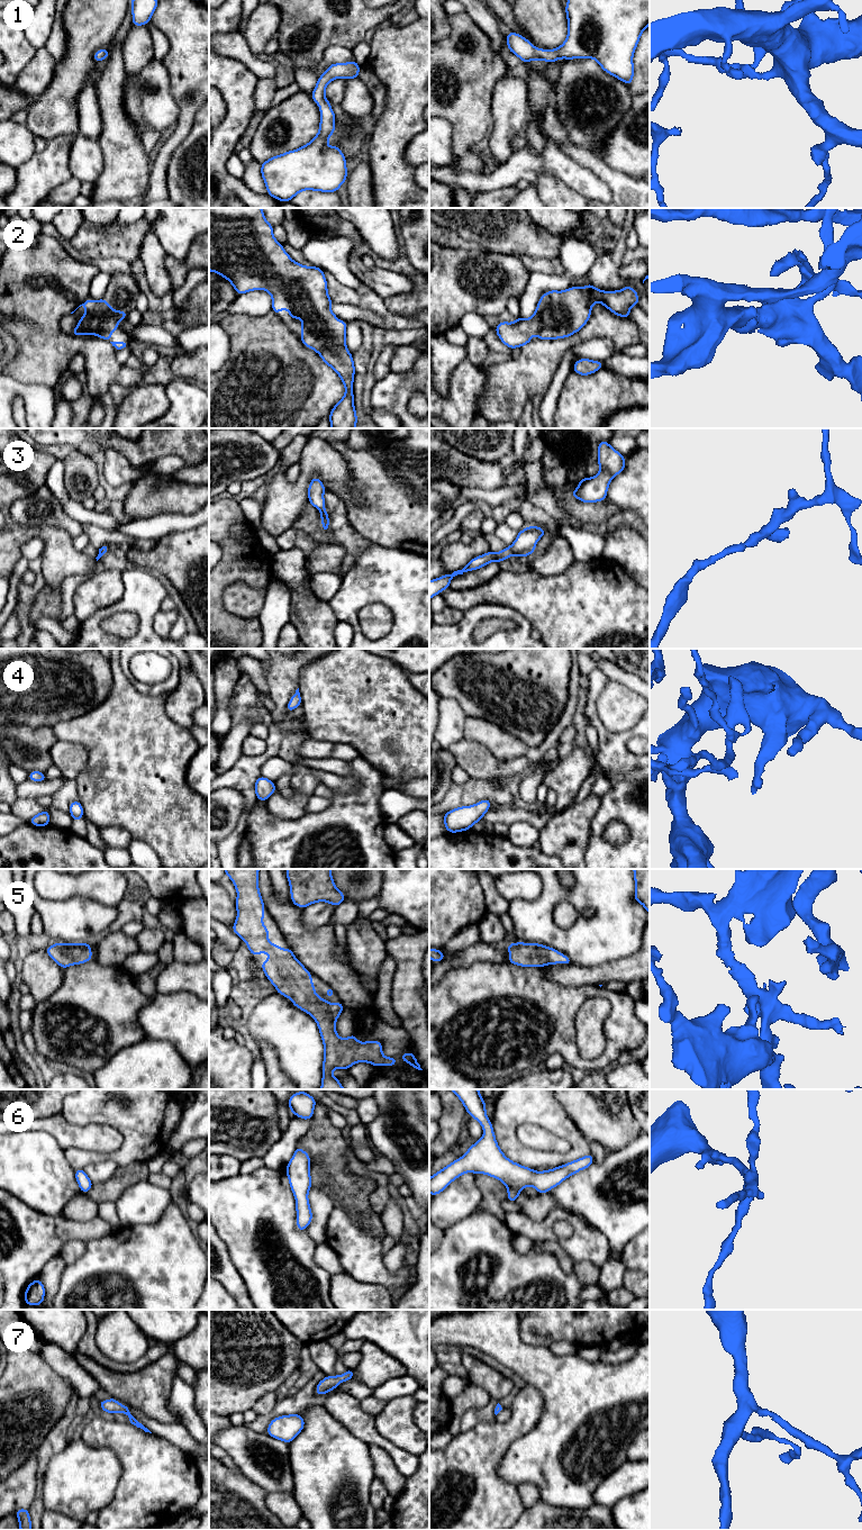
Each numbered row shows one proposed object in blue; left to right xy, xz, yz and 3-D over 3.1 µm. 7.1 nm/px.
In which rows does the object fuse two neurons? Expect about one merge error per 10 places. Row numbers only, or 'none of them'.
none of them

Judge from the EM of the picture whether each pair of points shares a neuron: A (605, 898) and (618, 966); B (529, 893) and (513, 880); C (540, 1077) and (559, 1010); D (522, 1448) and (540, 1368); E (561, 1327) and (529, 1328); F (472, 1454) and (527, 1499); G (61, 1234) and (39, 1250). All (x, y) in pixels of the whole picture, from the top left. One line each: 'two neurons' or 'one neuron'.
A: two neurons
B: one neuron
C: two neurons
D: one neuron
E: one neuron
F: two neurons
G: one neuron

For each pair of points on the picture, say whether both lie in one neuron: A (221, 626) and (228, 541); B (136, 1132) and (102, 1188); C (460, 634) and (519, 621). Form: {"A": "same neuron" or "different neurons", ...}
{"A": "same neuron", "B": "different neurons", "C": "same neuron"}

